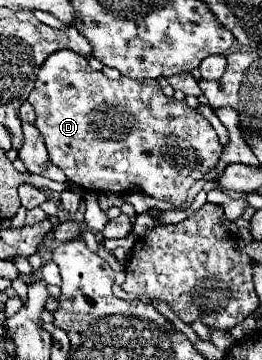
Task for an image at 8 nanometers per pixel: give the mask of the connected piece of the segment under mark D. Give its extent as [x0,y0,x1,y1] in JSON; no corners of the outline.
[27,50,223,206]

